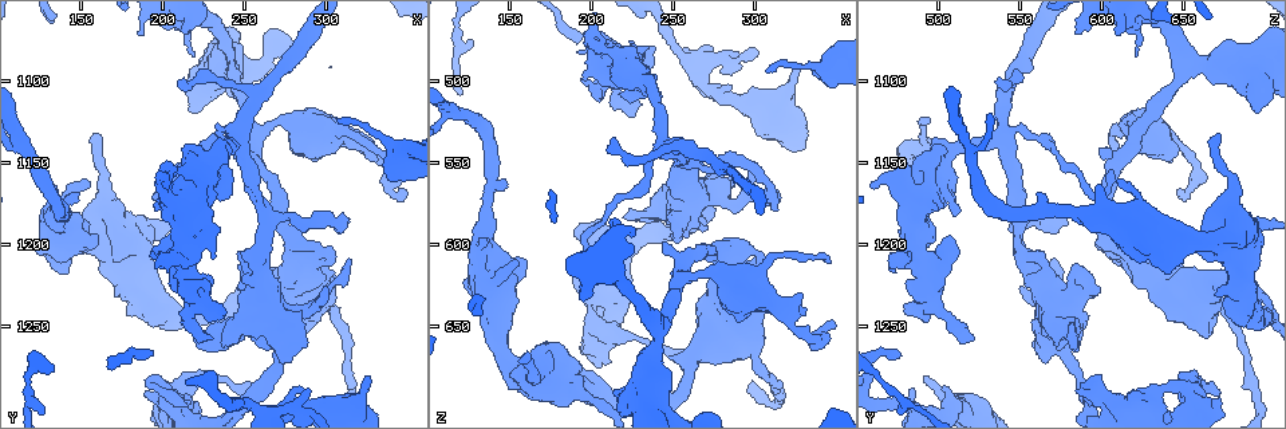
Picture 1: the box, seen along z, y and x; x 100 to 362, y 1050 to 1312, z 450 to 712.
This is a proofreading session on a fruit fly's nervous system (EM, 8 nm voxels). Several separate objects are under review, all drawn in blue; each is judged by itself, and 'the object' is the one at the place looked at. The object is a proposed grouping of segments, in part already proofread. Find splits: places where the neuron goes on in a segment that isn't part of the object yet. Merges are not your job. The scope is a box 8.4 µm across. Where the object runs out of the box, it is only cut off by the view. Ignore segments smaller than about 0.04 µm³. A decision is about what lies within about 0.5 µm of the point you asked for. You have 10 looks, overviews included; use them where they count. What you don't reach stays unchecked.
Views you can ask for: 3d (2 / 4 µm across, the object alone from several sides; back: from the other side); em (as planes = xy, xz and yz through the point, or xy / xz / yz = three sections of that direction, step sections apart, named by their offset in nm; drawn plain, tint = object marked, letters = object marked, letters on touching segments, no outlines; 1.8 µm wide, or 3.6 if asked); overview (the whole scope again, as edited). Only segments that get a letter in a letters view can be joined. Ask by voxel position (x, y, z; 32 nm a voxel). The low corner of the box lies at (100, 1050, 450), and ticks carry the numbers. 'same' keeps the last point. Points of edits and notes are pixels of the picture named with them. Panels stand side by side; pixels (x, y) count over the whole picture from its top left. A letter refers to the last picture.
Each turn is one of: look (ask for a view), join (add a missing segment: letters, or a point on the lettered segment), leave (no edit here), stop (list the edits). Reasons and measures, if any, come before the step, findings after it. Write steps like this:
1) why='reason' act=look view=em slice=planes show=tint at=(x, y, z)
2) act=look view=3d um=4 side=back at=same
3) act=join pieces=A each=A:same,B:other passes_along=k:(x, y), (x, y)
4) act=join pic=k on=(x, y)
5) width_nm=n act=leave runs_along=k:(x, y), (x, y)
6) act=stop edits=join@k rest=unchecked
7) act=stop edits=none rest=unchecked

why='calibre changes' act=look view=3d um=4 at=(204, 1290, 586)

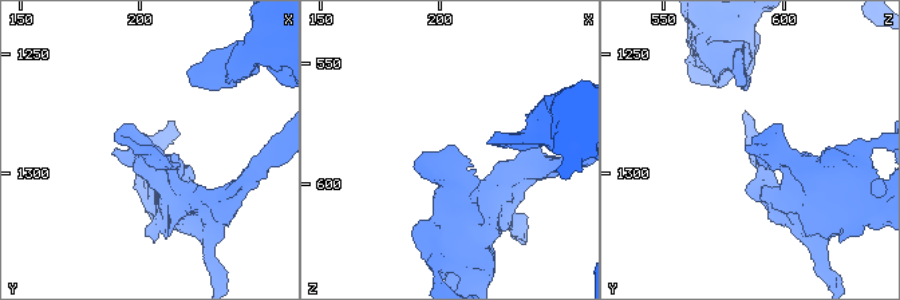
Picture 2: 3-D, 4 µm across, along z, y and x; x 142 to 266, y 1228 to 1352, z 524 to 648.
act=look view=em um=3.6 slice=xy step=16 show=tint at=(205, 1290, 586)

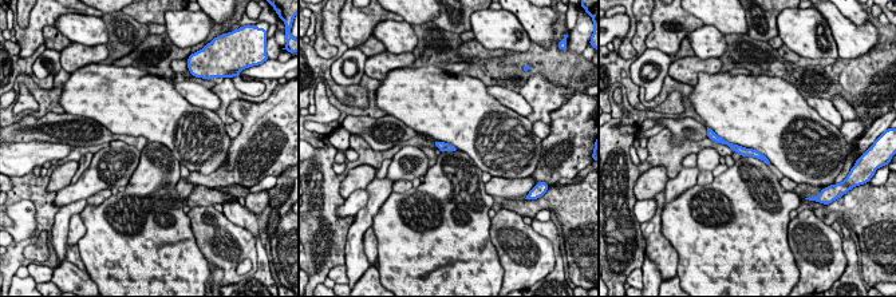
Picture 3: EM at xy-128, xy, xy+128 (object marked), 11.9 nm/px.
act=look view=em um=3.6 slice=xy step=16 show=letters at=same

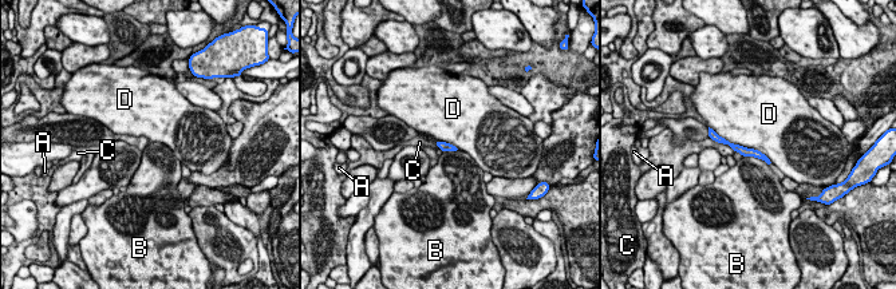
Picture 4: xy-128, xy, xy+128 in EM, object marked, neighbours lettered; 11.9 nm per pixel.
act=leave each=A:other,B:other,C:other,D:other border=4:(742, 155), (761, 158), (768, 165) found='no lettered segment goes on from it'

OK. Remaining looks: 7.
why='thick turns thin' act=look view=em slice=yz step=4 show=tint at=(256, 1244, 570)

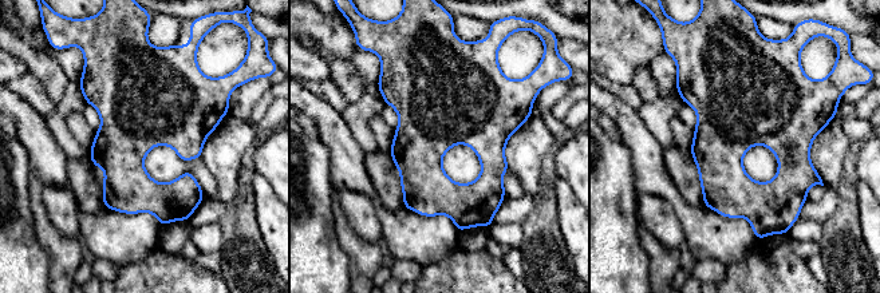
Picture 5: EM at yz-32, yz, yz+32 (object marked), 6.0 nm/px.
why='another direction' act=look view=em slice=planes show=tint at=same

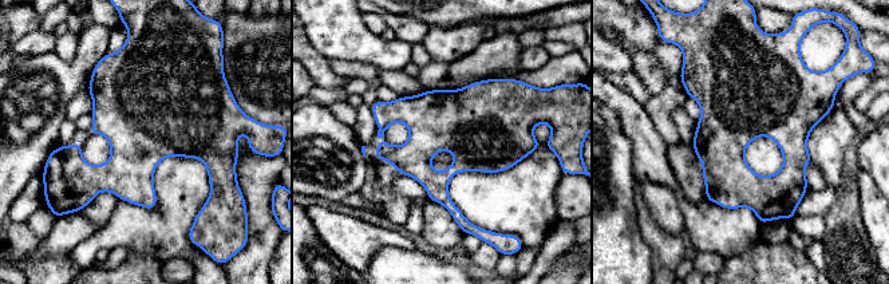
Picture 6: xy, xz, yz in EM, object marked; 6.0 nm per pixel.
why='see the neighbours' act=look view=em slice=planes show=letters at=same

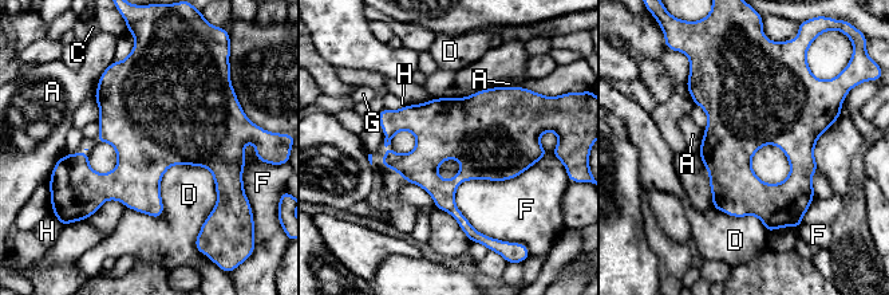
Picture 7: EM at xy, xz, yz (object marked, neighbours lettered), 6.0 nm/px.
width_nm=380 act=leave each=A:other,C:other,D:other,F:other,G:other,H:other border=7:(213, 174), (126, 208) found='none of them fits'

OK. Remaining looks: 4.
why='touches itself' act=look view=em slice=planes show=letters at=(214, 1214, 494)

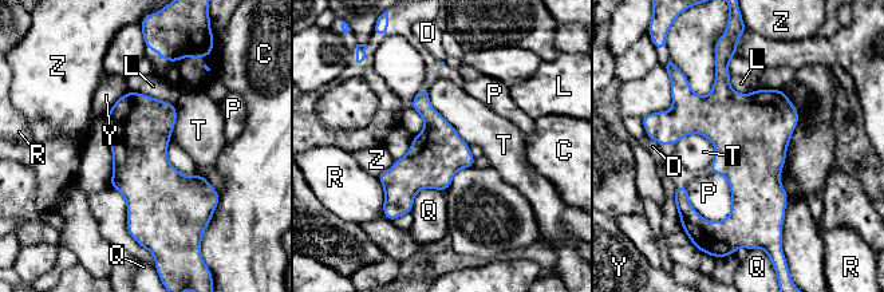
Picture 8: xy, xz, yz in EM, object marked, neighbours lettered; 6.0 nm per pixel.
act=leave each=C:other,D:other,L:other,P:other,Q:other,R:other,T:other,Y:other,Z:other border=8:(675, 143), (706, 137), (707, 170) found='none of them fits'

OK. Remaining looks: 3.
why='branch stops here' act=look view=em slice=yz step=4 show=plain at=(290, 1290, 484)

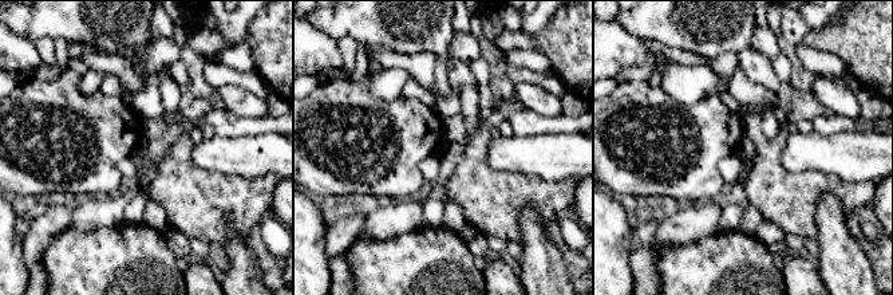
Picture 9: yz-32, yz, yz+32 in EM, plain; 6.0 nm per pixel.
why='with the object marked' act=look view=em slice=yz step=4 show=tint at=same

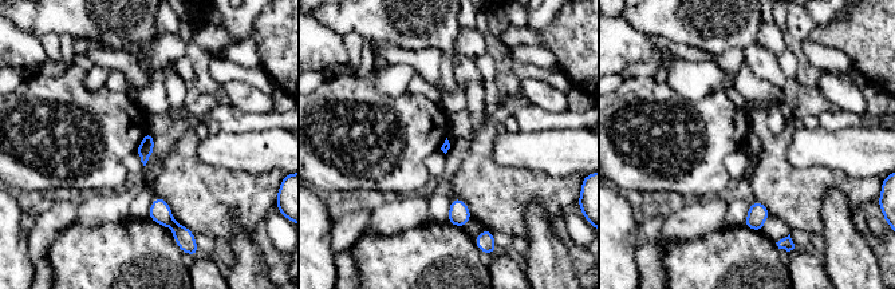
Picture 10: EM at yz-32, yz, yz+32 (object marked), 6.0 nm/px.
why='see the neighbours' act=look view=em slice=yz step=4 show=letters at=same

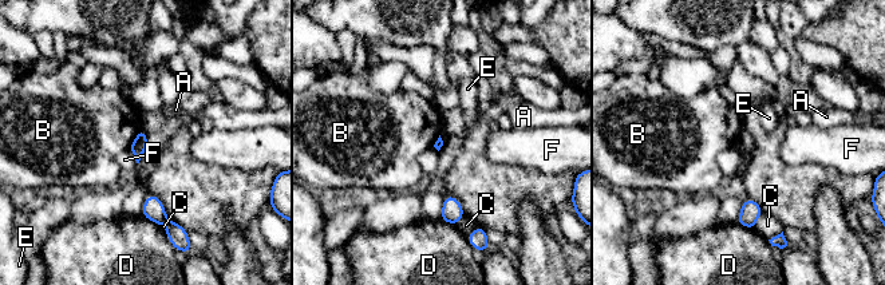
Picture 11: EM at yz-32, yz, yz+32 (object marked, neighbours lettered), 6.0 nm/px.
act=leave each=A:other,B:other,C:other,D:other,E:other,F:other border=11:(141, 127), (127, 147) found='none of them fits'

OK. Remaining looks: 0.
act=stop edits=none rest=unchecked

